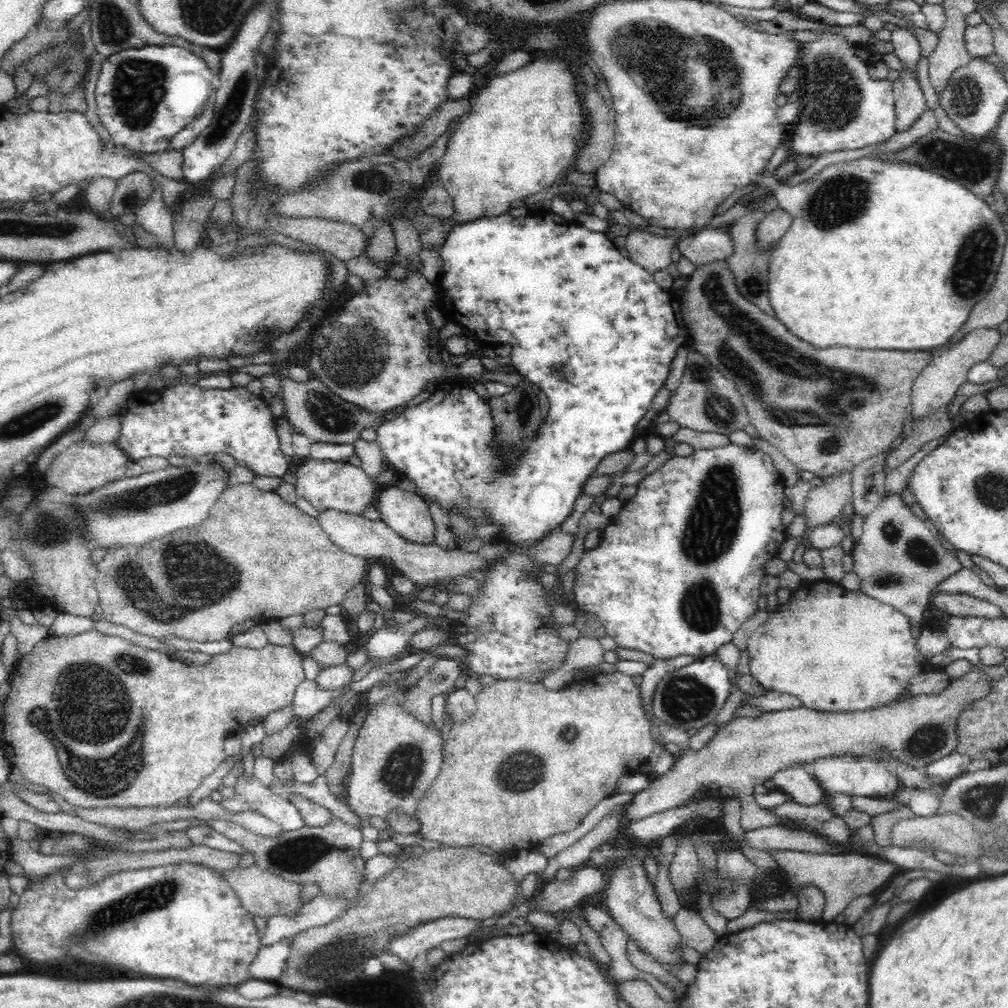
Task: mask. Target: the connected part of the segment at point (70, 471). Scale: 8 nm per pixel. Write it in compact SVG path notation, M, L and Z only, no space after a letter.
M74 444L64 454L60 454L46 471L46 482L50 486L62 488L68 495L80 492L94 491L104 484L123 479L126 476L127 454L116 444L102 444L102 446L88 446L88 444Z

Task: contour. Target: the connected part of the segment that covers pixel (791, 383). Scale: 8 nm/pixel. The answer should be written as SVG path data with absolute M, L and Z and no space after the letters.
M726 260L711 261L696 269L687 281L687 289L684 290L681 300L681 312L683 324L687 326L688 335L694 338L695 351L702 354L710 366L720 372L727 380L735 383L740 393L742 402L745 403L749 422L756 428L761 438L769 442L778 452L781 452L788 461L792 462L799 471L807 470L817 477L835 475L836 472L851 471L857 464L868 458L874 458L882 451L888 451L892 444L901 435L904 422L910 415L911 394L916 378L925 370L925 366L934 358L929 352L893 352L892 350L854 350L854 348L840 348L833 346L831 349L816 350L811 345L805 344L790 333L782 321L775 317L768 317L760 308L750 304L740 296L736 290L734 273L726 267Z

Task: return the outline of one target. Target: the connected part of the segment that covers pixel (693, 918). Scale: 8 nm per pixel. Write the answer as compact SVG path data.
M681 908L672 920L679 931L680 940L683 940L683 943L688 945L688 948L694 949L696 953L704 955L717 943L718 938L696 910Z

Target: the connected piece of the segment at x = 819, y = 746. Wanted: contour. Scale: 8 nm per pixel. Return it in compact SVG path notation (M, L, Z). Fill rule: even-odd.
M974 666L966 676L954 679L940 693L917 695L908 701L896 702L891 707L882 707L866 712L829 713L808 710L802 706L785 711L764 713L760 716L732 719L715 732L710 742L699 751L689 749L676 759L672 768L661 776L651 779L646 790L634 793L630 802L623 805L625 825L638 822L672 808L688 806L694 792L714 782L720 787L731 788L741 803L740 827L751 831L774 825L801 824L784 818L775 818L761 809L750 795L754 787L763 784L777 772L800 765L810 766L825 757L841 757L854 754L886 761L891 771L898 765L917 768L921 764L948 756L958 739L958 716L966 706L982 699L990 690L988 678Z

